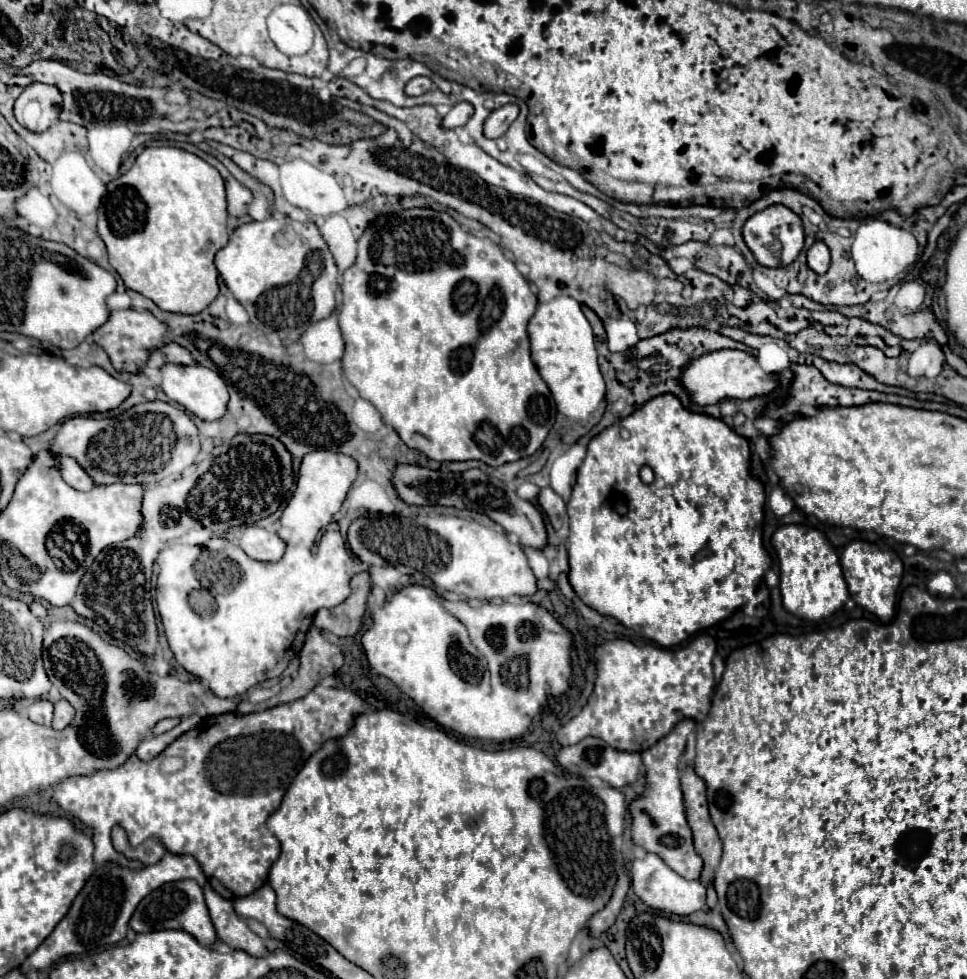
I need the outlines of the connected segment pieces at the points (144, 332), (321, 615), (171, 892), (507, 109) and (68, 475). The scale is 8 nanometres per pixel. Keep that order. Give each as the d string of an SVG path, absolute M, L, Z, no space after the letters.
M111 294L107 298L107 306L109 306L109 318L103 326L99 326L91 336L93 342L99 344L111 358L113 366L117 370L125 370L125 372L139 372L149 356L149 350L163 346L163 336L165 336L165 324L161 324L151 312L139 312L131 308L131 298L127 294Z
M365 570L351 578L349 598L335 608L319 610L313 624L323 632L331 632L341 638L355 636L363 628L363 616L367 612L369 594L371 594L371 574Z
M191 878L163 884L161 888L153 890L149 896L145 896L145 898L139 902L137 910L133 912L129 926L131 926L135 932L169 930L169 928L185 930L185 932L189 932L191 936L195 936L197 942L203 944L203 946L211 946L211 944L217 940L213 922L211 922L211 918L209 918L209 910L207 910L205 900L203 900L203 890L201 890L201 886L199 886L195 880L191 880Z
M505 104L501 108L491 110L491 114L487 116L487 120L483 124L483 134L487 138L499 138L511 126L511 122L517 118L517 114L519 114L517 104Z
M63 458L59 462L59 468L61 468L61 476L63 480L73 486L75 490L91 490L95 484L93 480L85 474L85 470L73 460L73 458Z

